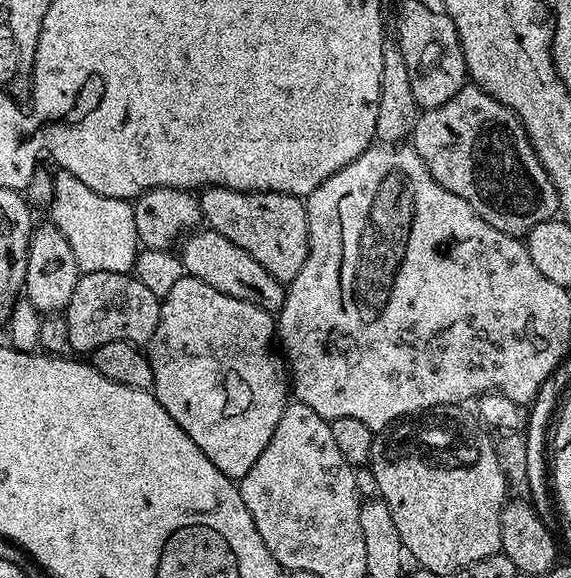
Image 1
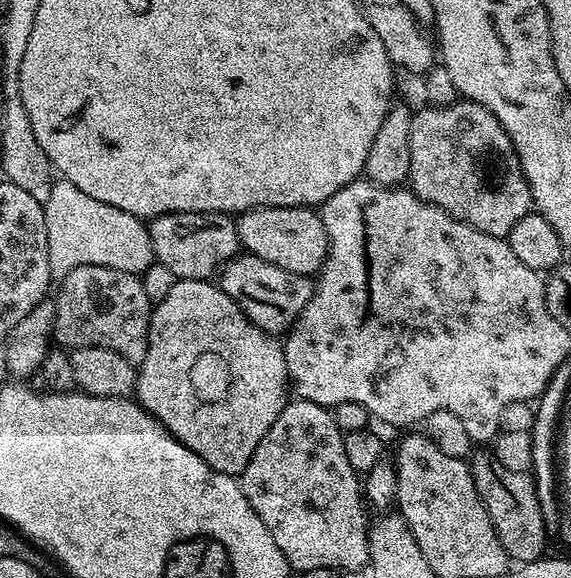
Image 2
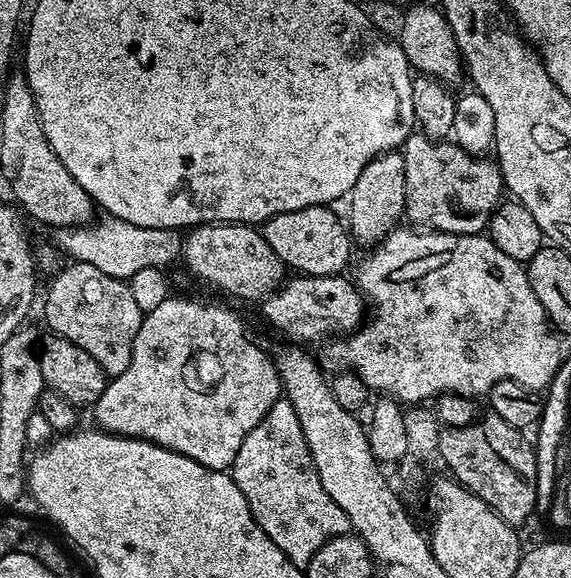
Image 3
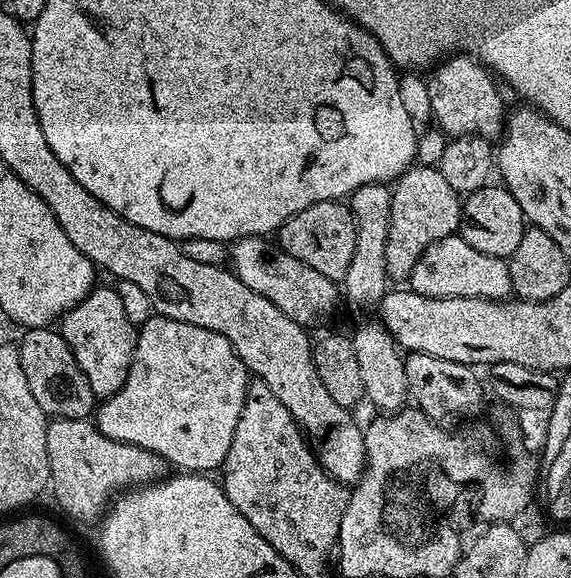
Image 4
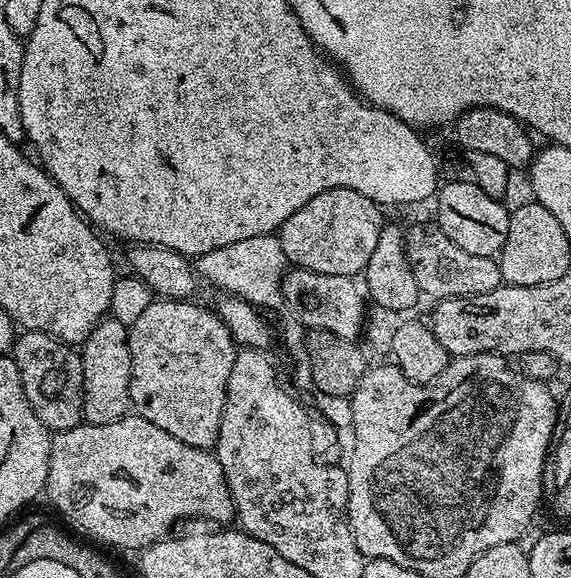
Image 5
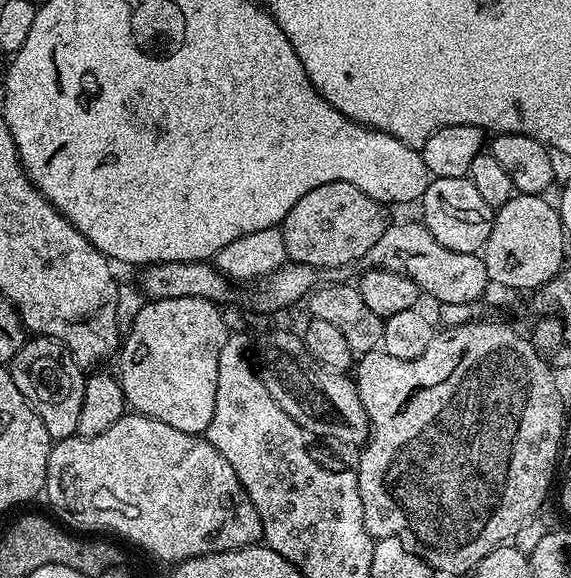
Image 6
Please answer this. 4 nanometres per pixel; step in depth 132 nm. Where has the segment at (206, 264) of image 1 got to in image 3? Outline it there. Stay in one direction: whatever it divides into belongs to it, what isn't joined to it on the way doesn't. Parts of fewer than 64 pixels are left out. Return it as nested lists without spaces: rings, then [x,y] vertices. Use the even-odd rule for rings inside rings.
[[[296,274],[285,279],[276,291],[265,296],[262,301],[264,307],[264,316],[268,319],[268,324],[272,328],[277,328],[284,336],[289,336],[289,341],[304,342],[300,340],[320,340],[325,338],[340,338],[345,334],[351,334],[365,323],[366,315],[364,316],[364,304],[366,308],[366,300],[360,292],[347,280],[347,275],[339,276],[305,276]]]

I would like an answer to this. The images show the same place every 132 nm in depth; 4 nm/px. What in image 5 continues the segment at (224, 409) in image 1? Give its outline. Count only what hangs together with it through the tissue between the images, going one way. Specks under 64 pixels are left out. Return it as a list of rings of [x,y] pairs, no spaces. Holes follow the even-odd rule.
[[[154,302],[149,308],[139,316],[138,322],[134,322],[128,329],[128,345],[130,346],[130,358],[132,359],[132,369],[130,370],[130,398],[132,408],[141,416],[166,430],[166,434],[174,434],[186,446],[195,448],[211,449],[218,438],[220,430],[220,409],[226,406],[226,382],[228,381],[228,368],[234,366],[234,358],[238,351],[237,345],[230,342],[230,333],[226,322],[220,320],[220,315],[214,310],[204,312],[200,304],[196,302]]]

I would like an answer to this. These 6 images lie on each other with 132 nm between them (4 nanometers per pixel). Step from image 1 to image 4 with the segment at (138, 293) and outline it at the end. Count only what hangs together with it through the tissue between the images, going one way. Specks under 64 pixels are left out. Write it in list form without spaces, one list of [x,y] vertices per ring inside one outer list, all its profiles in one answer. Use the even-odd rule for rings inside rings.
[[[97,286],[93,288],[89,296],[82,298],[82,302],[78,302],[78,306],[74,306],[62,317],[58,324],[58,331],[60,337],[66,342],[66,346],[70,346],[82,374],[86,374],[86,382],[90,382],[90,390],[97,398],[107,398],[118,394],[118,390],[122,390],[122,386],[126,382],[126,374],[132,369],[138,328],[137,325],[130,322],[130,318],[126,318],[122,301],[118,298],[115,287]]]

